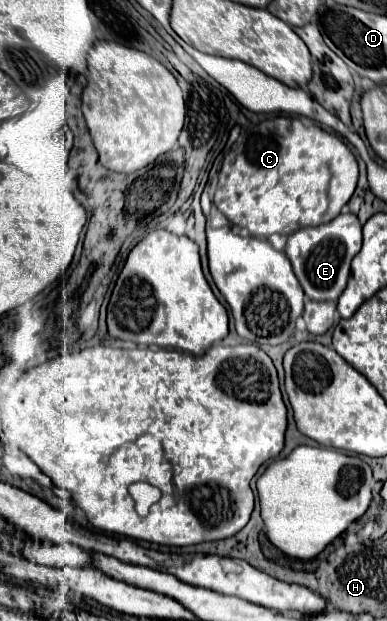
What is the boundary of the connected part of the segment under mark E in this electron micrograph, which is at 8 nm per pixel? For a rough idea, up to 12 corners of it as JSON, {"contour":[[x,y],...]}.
{"contour":[[354,213],[288,237],[304,293],[338,301],[362,247]]}

